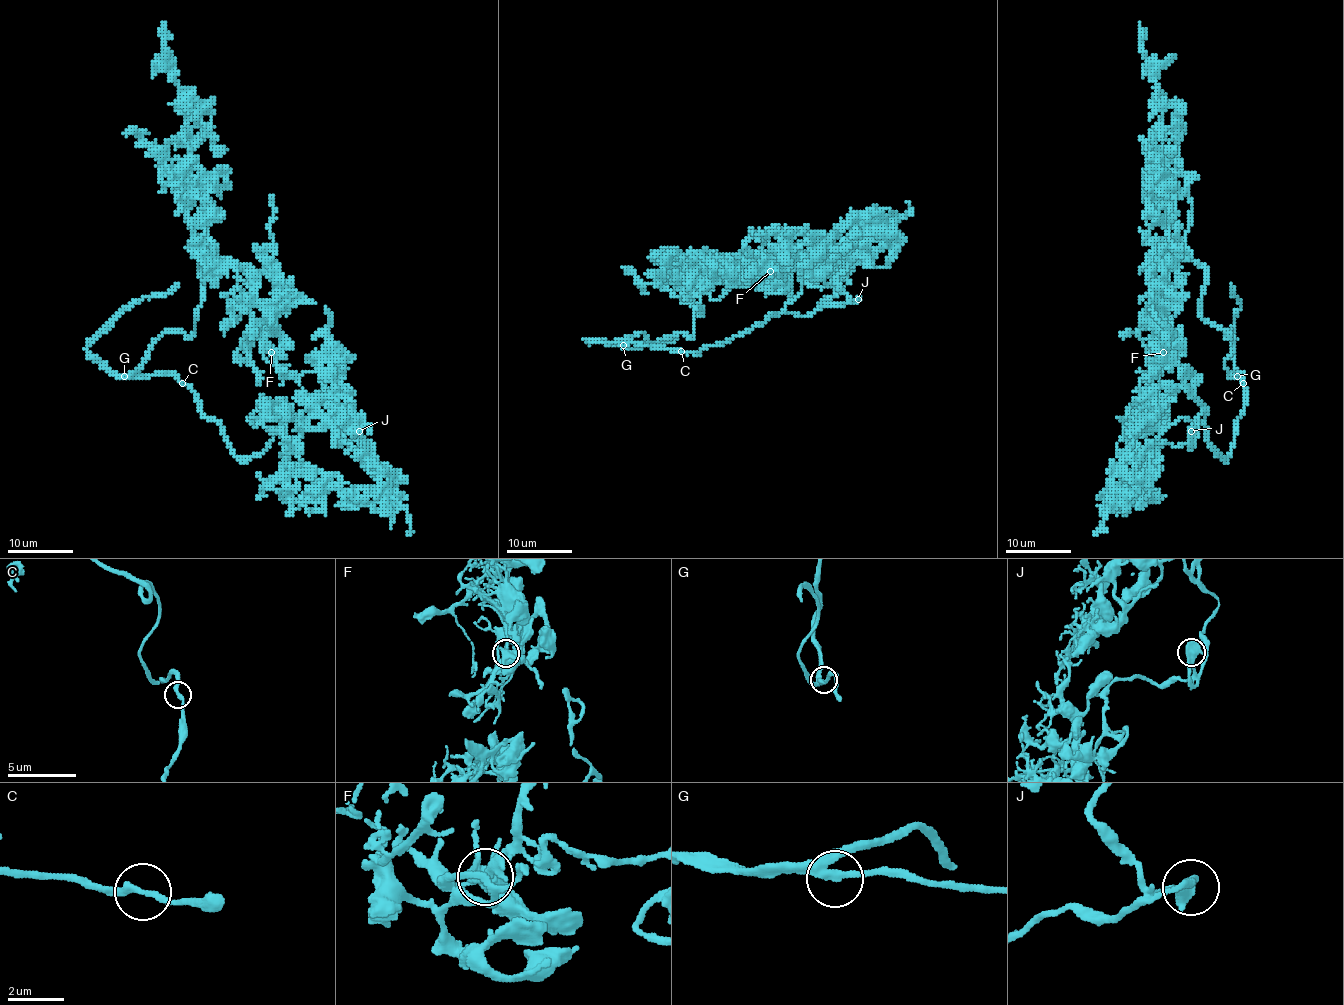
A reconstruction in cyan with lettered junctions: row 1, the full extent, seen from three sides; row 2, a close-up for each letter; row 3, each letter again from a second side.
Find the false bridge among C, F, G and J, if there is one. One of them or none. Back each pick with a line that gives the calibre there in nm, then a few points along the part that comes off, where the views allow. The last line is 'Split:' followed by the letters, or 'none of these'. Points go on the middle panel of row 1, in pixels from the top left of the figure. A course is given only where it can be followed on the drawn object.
Split: none of these

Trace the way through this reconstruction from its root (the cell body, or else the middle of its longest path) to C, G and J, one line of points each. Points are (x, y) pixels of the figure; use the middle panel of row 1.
C: (766, 271), (786, 261), (848, 268), (837, 286), (838, 294), (809, 315), (773, 314), (724, 343), (681, 351)
G: (766, 271), (760, 265), (717, 299), (703, 292), (691, 336), (650, 341), (636, 333), (623, 345)
J: (766, 271), (786, 261), (846, 266), (838, 294), (815, 312), (858, 299)

